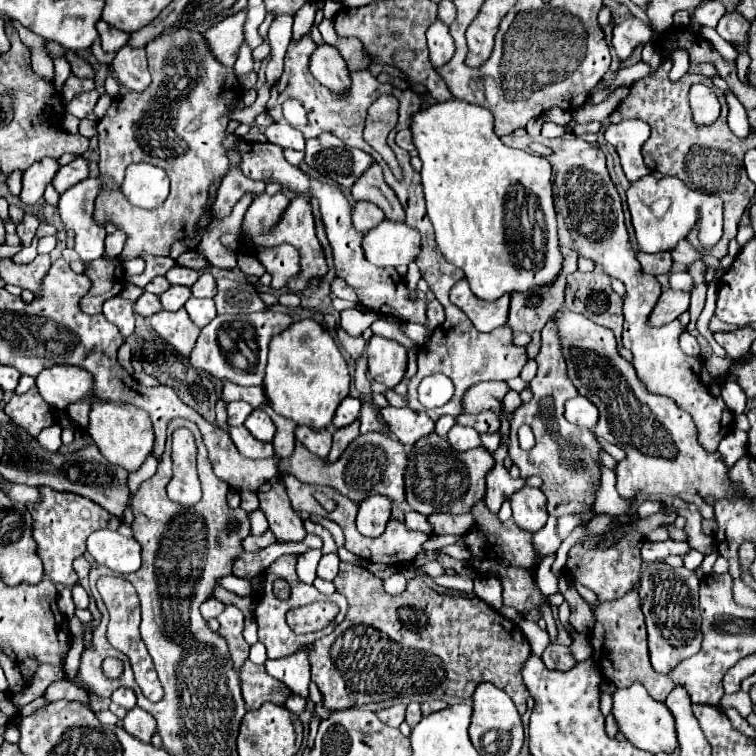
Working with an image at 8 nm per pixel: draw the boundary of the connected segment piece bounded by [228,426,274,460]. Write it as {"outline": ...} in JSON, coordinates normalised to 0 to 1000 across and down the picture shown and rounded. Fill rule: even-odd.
{"outline":[[[315,563],[315,566],[304,566],[304,579],[307,585],[312,587],[315,598],[325,606],[357,606],[362,603],[362,590],[357,585],[344,585],[344,582],[336,582],[336,577],[331,577],[331,571],[323,566],[323,563]]]}

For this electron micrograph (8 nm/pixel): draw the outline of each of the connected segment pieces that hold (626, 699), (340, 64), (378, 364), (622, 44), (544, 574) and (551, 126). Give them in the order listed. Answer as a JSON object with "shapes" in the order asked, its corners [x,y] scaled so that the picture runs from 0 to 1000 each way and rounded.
{"shapes":[[[[836,905],[833,910],[825,910],[825,913],[815,913],[810,918],[810,926],[812,926],[812,934],[810,934],[810,944],[815,950],[815,958],[817,958],[817,966],[839,984],[844,987],[847,992],[854,992],[854,995],[881,995],[886,997],[894,987],[897,987],[897,979],[894,979],[894,966],[892,966],[892,950],[886,944],[886,939],[865,926],[854,910],[849,910],[849,905]]],[[[437,58],[421,61],[415,66],[415,74],[410,77],[410,95],[426,114],[450,127],[458,127],[458,122],[463,119],[463,93],[447,63]]],[[[492,444],[484,458],[487,468],[487,495],[511,508],[513,513],[521,513],[537,492],[537,479],[540,479],[540,463],[513,447],[505,444]]],[[[831,24],[820,32],[812,34],[812,48],[810,48],[810,61],[815,63],[815,71],[820,79],[833,77],[836,66],[847,58],[847,56],[860,56],[862,50],[862,37],[857,32],[852,32],[844,24]]],[[[735,733],[724,734],[709,751],[709,771],[721,788],[738,784],[738,763],[729,757],[729,747],[733,743]]],[[[721,161],[717,165],[716,179],[721,183],[737,183],[747,177],[746,167],[730,161]]]]}

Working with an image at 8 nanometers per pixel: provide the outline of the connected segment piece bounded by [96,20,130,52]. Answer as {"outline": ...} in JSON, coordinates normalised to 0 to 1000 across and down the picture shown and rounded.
{"outline":[[[132,26],[132,29],[127,32],[127,37],[130,37],[130,42],[132,42],[132,56],[135,56],[135,63],[138,63],[140,69],[156,69],[161,61],[167,61],[167,56],[169,56],[169,50],[172,50],[167,42],[161,42],[161,40],[140,32],[138,26]]]}

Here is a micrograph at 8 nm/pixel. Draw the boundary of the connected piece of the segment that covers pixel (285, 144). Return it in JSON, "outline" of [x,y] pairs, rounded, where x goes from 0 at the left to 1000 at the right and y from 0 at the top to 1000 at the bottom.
{"outline":[[[360,164],[352,169],[354,188],[370,193],[370,196],[386,196],[386,198],[402,198],[402,180],[397,172],[386,169],[384,164]]]}

